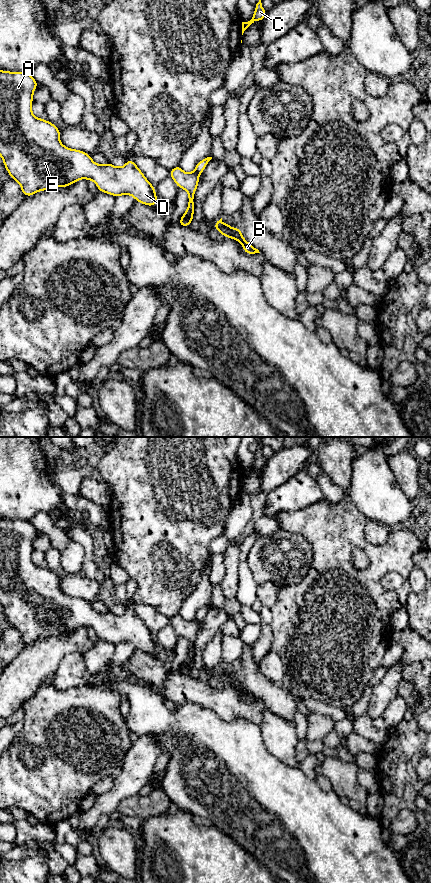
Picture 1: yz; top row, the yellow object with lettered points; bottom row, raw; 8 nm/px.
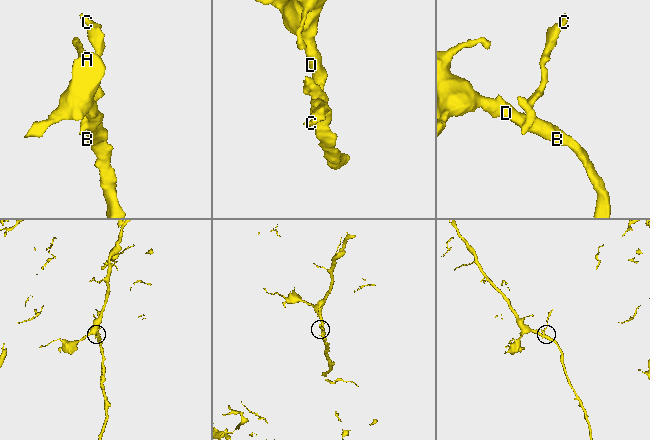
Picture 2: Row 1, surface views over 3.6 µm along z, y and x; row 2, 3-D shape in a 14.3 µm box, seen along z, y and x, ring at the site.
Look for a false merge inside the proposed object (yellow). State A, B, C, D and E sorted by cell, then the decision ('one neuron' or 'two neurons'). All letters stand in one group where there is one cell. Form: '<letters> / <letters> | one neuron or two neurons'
A B D E / C | two neurons

